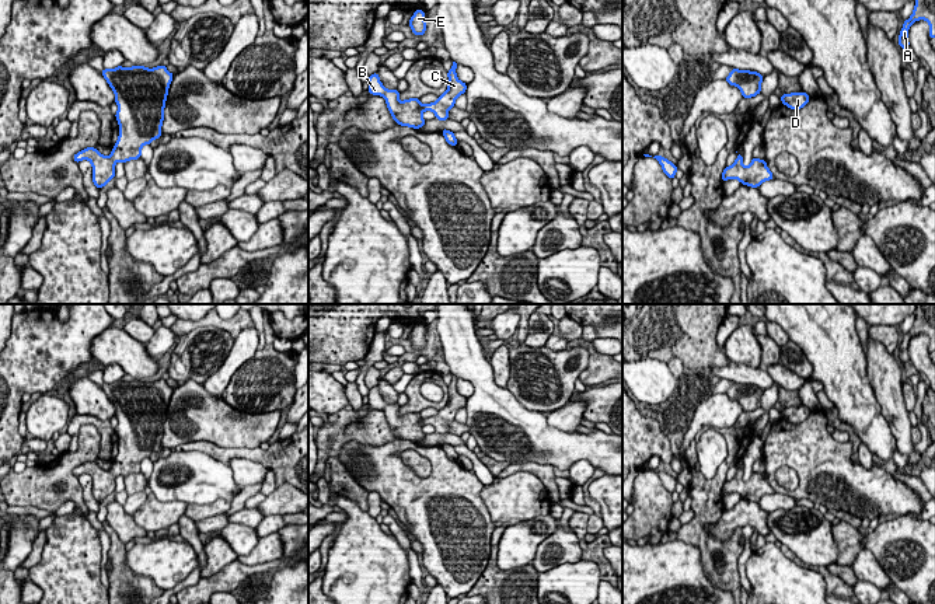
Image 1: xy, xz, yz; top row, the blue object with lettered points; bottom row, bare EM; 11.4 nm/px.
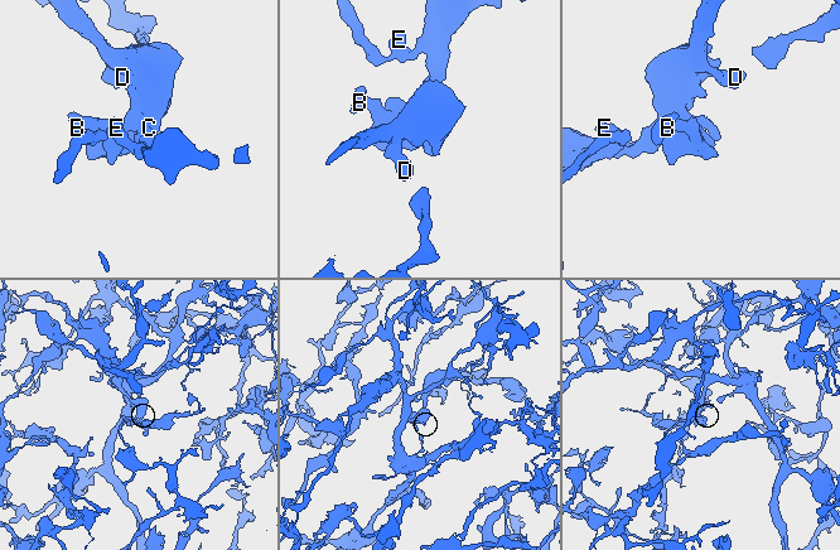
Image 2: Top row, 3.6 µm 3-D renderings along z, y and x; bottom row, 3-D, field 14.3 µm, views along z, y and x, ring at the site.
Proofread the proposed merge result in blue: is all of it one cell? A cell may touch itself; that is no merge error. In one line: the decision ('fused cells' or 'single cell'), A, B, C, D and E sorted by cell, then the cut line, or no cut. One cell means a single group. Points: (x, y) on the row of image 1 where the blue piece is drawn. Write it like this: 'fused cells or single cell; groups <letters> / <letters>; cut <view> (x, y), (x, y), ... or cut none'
single cell; groups A B C D E; cut none

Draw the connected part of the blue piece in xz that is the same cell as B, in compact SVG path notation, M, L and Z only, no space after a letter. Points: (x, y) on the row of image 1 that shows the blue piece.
M453 62L451 69L447 71L449 87L446 92L442 94L436 102L430 102L426 105L423 105L418 98L400 101L398 99L400 91L387 90L378 78L378 73L373 73L369 77L367 91L373 95L381 95L385 99L387 108L390 109L393 119L400 126L421 129L426 122L422 118L422 114L425 111L432 111L436 119L446 121L449 119L447 115L449 109L454 107L457 97L465 92L467 84L457 78L456 69L457 69L457 63Z

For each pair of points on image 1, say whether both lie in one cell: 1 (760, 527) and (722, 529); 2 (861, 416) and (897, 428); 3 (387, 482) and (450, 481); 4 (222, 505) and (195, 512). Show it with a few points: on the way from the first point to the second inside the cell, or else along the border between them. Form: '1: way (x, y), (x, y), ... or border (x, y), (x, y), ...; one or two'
1: way (750, 520), (732, 520); one
2: border (875, 394), (881, 414), (888, 422), (897, 449); two
3: way (403, 485), (435, 485); one
4: way (215, 509), (202, 512); one

